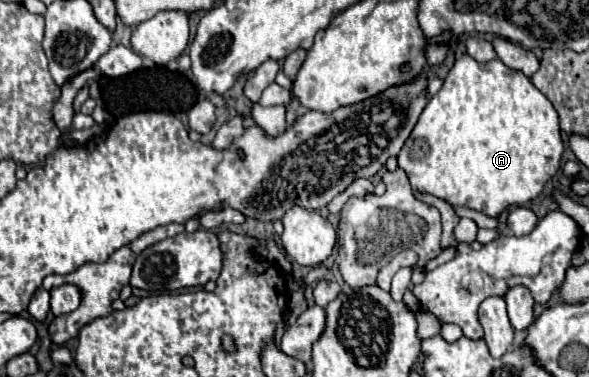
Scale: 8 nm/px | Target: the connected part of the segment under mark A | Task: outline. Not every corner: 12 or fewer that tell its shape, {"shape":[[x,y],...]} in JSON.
{"shape":[[464,54],[398,154],[412,190],[498,216],[558,172],[558,112]]}

